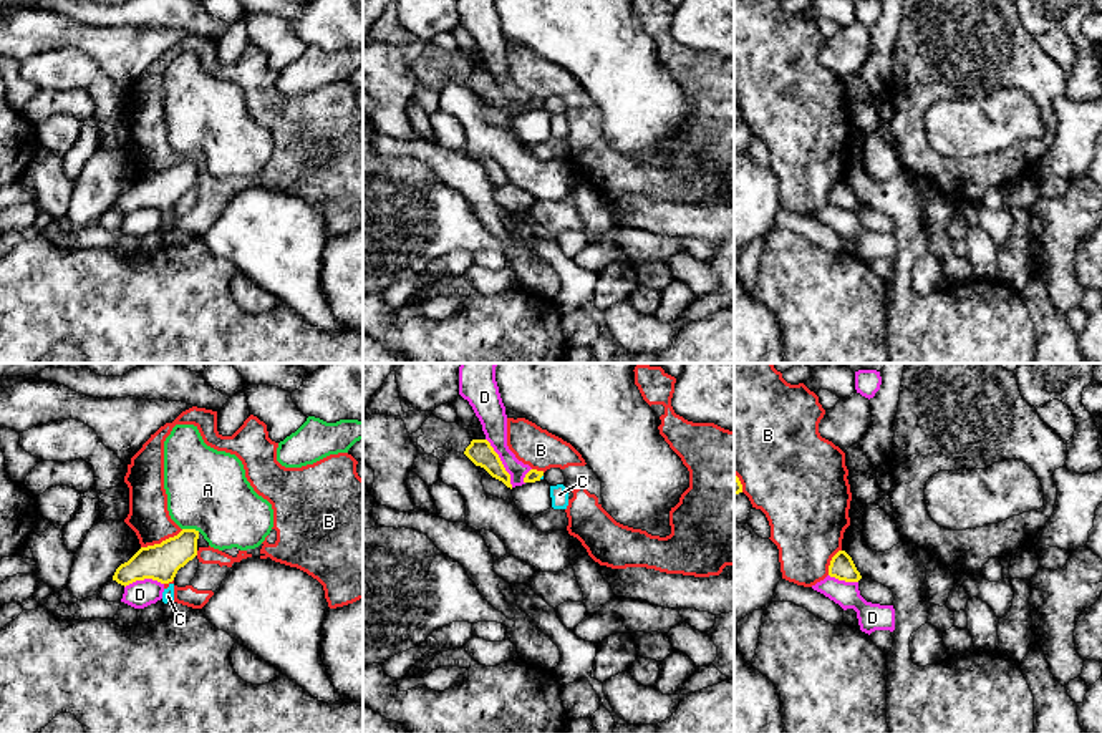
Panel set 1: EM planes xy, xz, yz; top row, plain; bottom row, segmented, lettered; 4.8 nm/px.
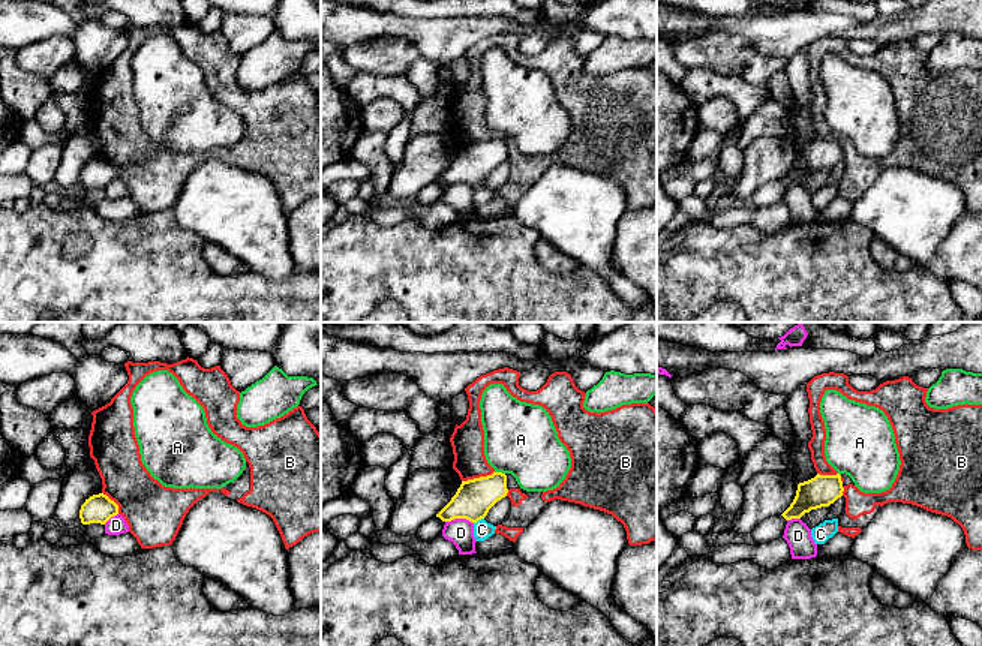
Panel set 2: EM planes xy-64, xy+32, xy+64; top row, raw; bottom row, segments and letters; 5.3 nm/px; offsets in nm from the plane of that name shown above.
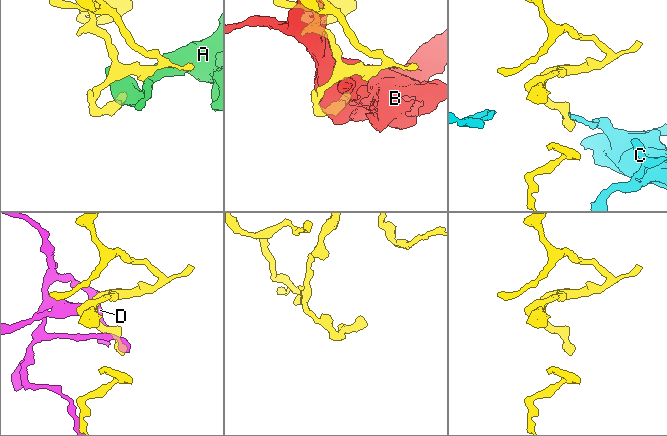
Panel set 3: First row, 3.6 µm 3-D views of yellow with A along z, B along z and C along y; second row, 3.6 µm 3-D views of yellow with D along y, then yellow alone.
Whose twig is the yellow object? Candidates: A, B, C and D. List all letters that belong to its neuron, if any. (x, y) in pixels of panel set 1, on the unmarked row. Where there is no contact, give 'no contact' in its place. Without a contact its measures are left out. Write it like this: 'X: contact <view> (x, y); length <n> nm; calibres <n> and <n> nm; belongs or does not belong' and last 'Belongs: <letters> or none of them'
A: contact xy (191, 158); length 90 nm; calibres 180 and 380 nm; does not belong
B: contact xy (163, 169); length 220 nm; calibres 180 and 190 nm; does not belong
C: contact xz (541, 105); length 30 nm; calibres 60 and 20 nm; belongs
D: contact xz (501, 92); length 280 nm; calibres 120 and 140 nm; does not belong
Belongs: C

